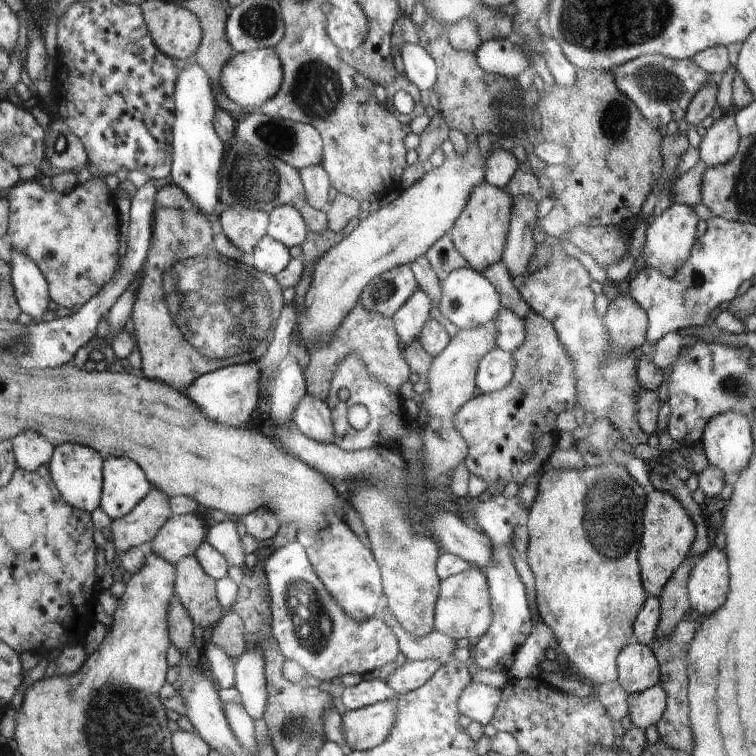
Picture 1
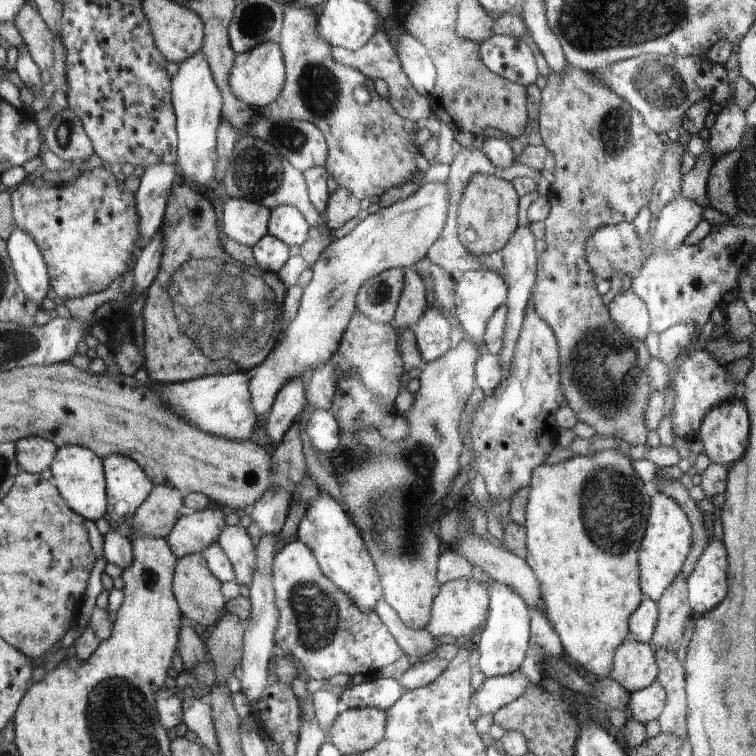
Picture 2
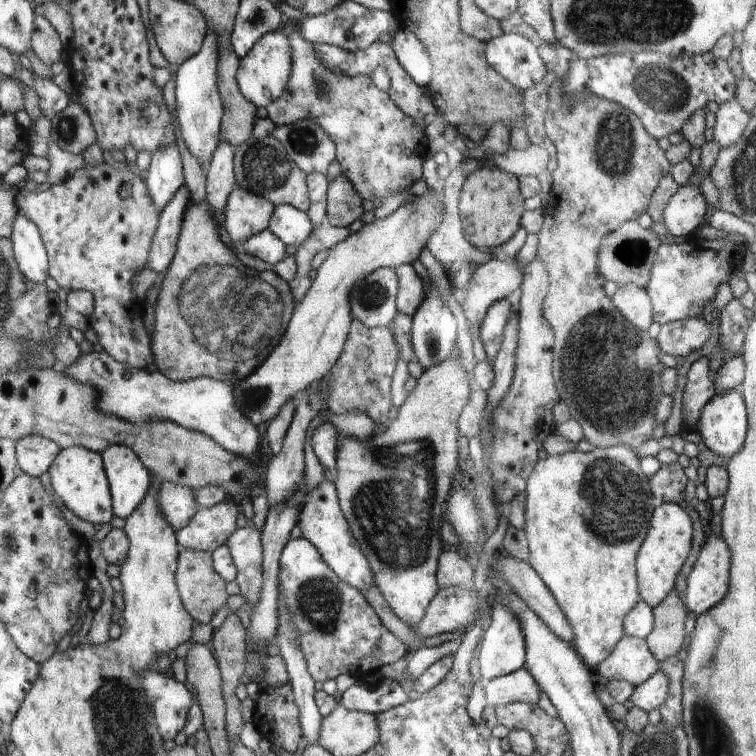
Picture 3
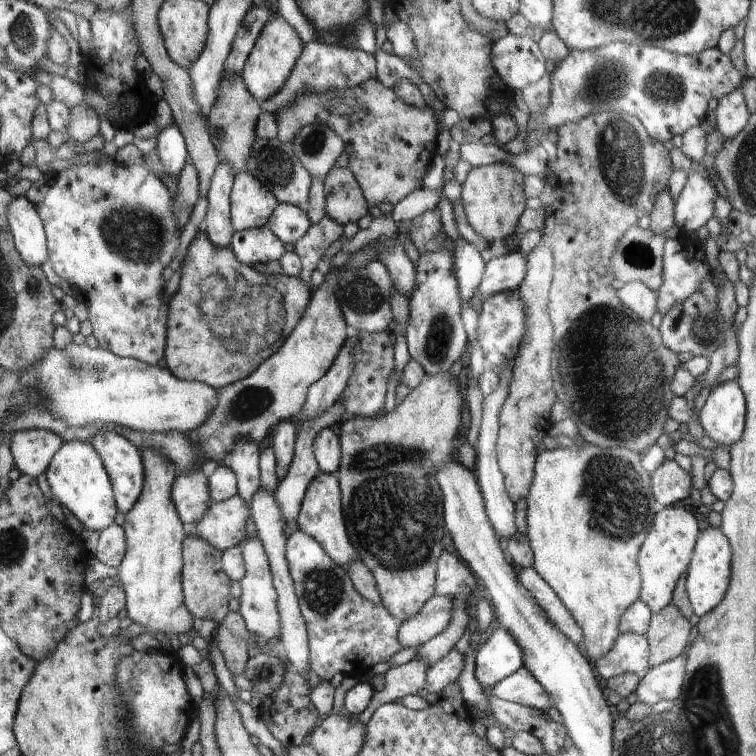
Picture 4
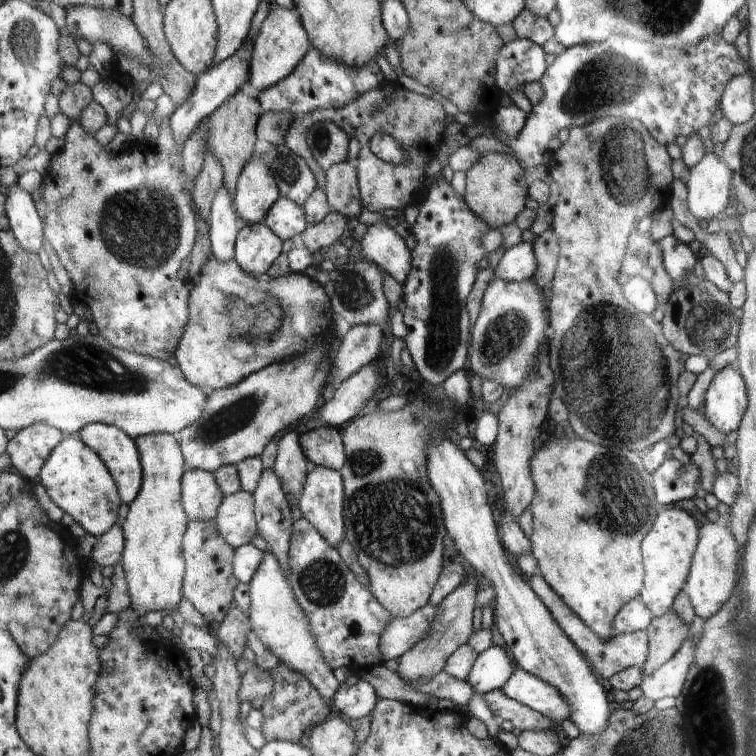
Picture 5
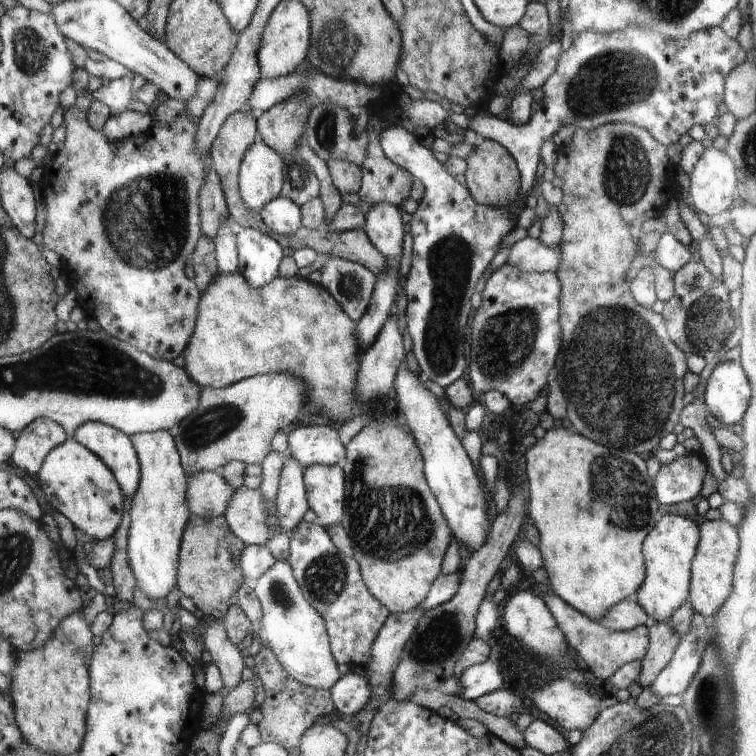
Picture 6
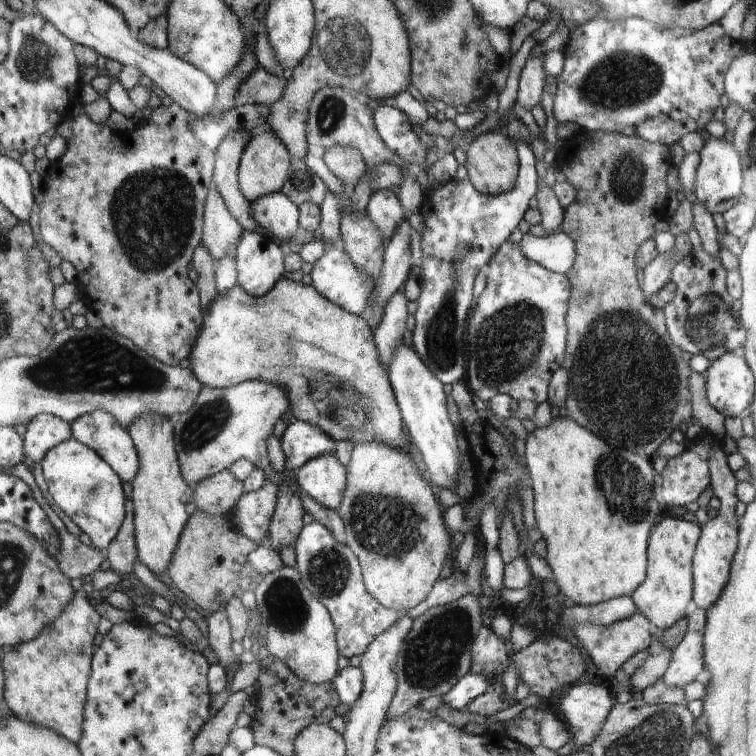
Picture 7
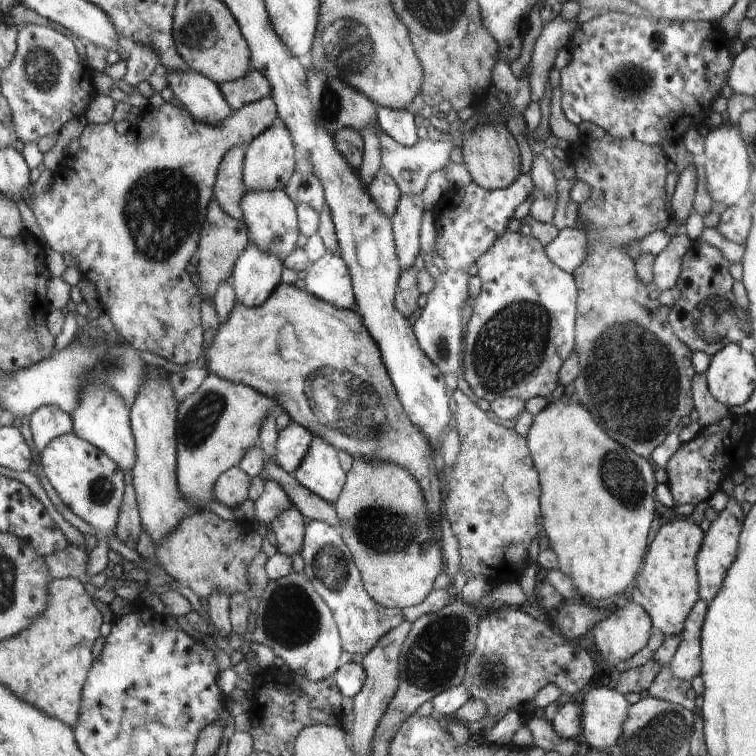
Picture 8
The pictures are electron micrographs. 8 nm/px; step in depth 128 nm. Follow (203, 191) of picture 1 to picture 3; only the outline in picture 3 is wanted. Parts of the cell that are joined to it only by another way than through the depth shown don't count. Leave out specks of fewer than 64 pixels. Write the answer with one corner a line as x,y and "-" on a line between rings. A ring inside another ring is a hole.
208,32
202,50
176,70
176,122
188,152
206,167
222,135
224,104
218,86
218,34

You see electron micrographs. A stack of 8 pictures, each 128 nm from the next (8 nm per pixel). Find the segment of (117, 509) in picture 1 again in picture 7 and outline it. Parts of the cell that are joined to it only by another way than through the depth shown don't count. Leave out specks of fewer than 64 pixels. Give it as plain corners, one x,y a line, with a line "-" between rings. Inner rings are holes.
96,411
92,414
84,414
79,419
71,422
71,432
74,440
80,441
80,444
88,445
88,448
94,449
121,477
124,482
132,482
139,472
139,454
132,440
130,430
116,420
110,412

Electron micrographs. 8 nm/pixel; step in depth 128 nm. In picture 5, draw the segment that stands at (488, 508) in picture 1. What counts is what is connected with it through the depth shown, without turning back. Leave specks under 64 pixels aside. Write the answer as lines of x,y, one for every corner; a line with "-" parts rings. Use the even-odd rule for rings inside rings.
489,645
479,653
479,658
469,672
468,682
478,694
502,690
514,674
514,661
510,653
497,645

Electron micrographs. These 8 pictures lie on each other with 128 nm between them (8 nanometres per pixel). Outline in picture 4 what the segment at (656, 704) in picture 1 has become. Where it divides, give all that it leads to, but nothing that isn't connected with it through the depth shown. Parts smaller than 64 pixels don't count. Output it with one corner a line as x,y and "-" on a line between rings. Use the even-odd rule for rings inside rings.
686,655
677,656
666,663
651,667
646,676
642,676
635,690
638,702
654,706
660,700
675,700
682,692
686,676

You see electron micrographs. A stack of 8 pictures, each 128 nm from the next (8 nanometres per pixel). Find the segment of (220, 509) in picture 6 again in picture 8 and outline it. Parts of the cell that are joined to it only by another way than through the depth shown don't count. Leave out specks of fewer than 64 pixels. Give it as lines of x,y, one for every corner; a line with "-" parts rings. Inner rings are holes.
236,467
224,472
216,483
216,500
228,508
238,508
250,494
252,477

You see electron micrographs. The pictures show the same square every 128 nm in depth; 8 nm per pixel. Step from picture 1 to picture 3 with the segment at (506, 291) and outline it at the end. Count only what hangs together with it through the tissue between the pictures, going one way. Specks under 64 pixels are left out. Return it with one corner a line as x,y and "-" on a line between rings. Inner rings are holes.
456,168
450,172
450,176
443,183
441,187
445,205
443,223
427,244
430,254
447,269
462,260
482,265
492,259
489,250
473,247
464,235
459,214
459,197
465,178
466,176

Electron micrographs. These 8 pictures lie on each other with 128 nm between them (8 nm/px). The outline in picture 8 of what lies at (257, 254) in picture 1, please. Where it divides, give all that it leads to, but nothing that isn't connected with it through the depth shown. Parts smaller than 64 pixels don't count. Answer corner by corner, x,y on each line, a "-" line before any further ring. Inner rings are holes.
254,242
243,250
230,281
236,302
246,308
256,308
271,298
272,292
280,284
280,274
284,270
279,257
264,252

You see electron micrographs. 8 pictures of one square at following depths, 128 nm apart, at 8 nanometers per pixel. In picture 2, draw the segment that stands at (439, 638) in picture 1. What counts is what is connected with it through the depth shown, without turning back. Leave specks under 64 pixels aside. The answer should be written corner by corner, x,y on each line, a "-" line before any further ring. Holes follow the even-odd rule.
379,600
375,611
383,619
383,623
391,631
391,635
399,643
400,648
404,649
406,656
412,665
420,656
428,656
436,648
436,640
426,629
413,629
406,626
396,611
385,601

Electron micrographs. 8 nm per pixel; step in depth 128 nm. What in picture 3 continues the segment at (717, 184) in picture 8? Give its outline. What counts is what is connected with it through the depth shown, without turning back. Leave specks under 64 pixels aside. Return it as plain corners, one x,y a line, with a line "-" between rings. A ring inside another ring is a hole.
686,184
670,198
663,211
663,223
668,233
684,236
696,230
704,222
706,202
696,187

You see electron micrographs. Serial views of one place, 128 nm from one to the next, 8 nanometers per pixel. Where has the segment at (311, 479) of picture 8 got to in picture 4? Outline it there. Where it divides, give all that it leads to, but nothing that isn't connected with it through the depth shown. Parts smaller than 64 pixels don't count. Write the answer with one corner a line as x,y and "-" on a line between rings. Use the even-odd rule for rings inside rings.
321,471
310,482
301,502
295,527
315,537
323,545
328,556
344,569
347,570
348,566
352,564
352,560
356,560
356,552
352,548
351,540
346,532
346,525
342,520
341,490
339,479
335,475

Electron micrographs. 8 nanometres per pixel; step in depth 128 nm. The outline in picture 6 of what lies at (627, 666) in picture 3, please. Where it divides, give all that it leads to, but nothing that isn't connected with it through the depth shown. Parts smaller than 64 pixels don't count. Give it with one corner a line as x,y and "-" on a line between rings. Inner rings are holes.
555,593
546,594
542,600
552,613
560,631
566,636
569,646
584,659
592,675
602,678
602,680
610,678
618,668
628,662
641,661
650,650
650,628
647,624
640,624
630,630
613,631
599,621
592,620
578,612

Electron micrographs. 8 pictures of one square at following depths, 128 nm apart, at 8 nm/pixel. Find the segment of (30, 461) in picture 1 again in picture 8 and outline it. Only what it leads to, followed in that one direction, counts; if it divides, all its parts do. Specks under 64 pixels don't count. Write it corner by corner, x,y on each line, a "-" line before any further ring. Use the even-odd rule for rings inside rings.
43,406
30,415
30,430
34,446
40,453
52,440
72,433
71,414
56,406

